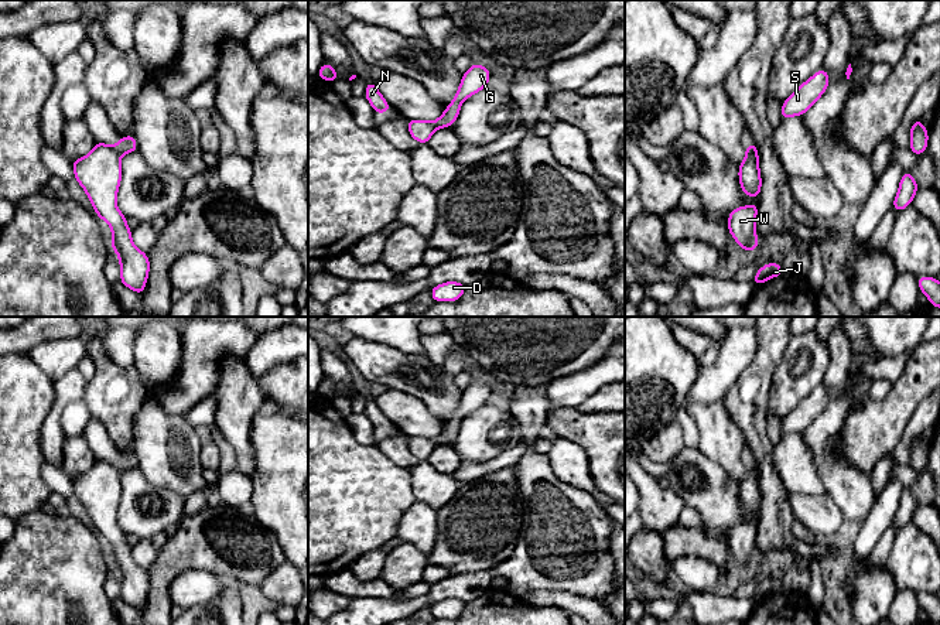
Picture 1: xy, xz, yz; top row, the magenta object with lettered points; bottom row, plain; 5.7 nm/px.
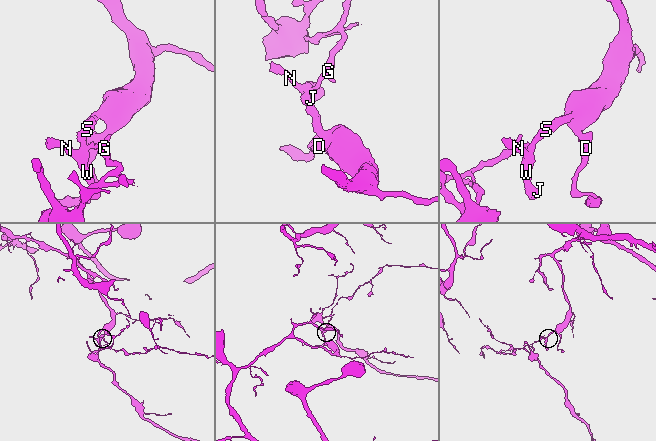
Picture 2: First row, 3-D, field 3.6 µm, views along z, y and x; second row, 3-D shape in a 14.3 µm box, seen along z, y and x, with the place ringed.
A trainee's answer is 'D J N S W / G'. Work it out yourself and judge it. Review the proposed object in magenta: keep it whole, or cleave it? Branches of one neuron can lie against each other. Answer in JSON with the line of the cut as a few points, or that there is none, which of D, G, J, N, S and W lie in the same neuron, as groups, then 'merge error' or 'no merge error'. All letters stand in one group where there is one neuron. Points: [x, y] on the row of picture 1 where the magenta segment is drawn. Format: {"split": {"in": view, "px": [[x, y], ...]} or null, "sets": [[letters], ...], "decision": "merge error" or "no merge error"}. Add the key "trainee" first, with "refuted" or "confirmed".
{"trainee": "confirmed", "split": {"in": "xy", "px": [[112, 147], [120, 154]]}, "sets": [["D", "J", "N", "S", "W"], ["G"]], "decision": "merge error"}

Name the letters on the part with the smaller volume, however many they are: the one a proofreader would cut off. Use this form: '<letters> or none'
G

